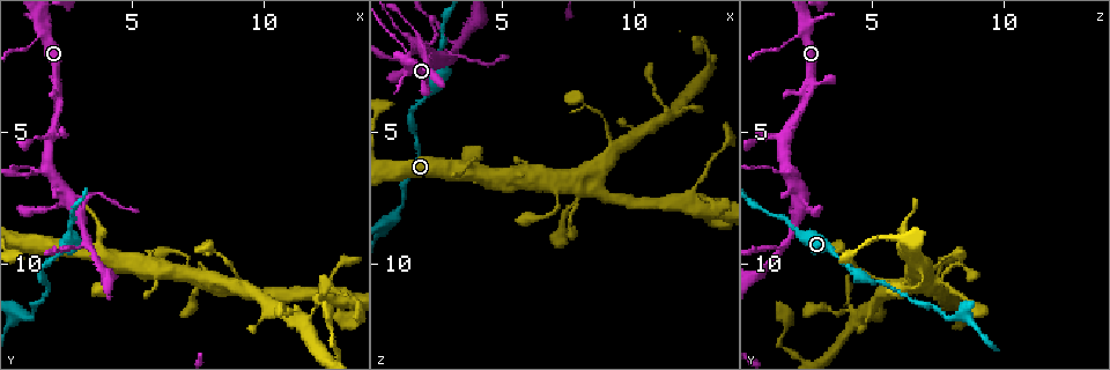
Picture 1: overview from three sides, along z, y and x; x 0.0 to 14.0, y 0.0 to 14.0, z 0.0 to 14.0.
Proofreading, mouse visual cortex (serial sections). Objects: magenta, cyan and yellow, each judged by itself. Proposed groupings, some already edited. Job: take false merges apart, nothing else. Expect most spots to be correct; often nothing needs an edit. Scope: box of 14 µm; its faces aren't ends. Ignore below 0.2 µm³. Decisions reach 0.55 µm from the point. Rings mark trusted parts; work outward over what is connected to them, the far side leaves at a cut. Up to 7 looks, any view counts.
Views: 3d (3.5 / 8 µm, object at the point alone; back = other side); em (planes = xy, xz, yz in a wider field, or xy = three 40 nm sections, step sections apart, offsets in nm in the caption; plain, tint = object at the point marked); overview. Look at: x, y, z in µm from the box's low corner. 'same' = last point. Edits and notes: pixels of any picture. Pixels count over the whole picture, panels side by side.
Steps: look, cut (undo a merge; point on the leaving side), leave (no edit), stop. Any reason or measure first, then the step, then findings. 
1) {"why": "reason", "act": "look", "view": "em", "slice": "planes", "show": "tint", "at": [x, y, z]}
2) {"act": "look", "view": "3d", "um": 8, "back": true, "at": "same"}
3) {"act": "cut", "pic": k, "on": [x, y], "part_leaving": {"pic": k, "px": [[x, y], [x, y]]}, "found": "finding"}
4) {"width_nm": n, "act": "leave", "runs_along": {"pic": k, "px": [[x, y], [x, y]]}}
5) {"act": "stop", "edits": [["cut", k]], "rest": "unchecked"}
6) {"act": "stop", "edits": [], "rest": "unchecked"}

{"act": "look", "view": "3d", "um": 3.5, "at": [1.7, 6.4, 2.0]}

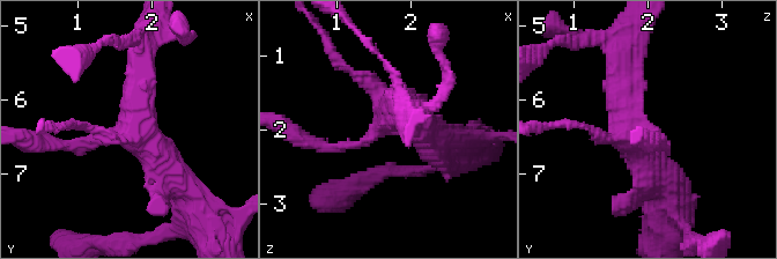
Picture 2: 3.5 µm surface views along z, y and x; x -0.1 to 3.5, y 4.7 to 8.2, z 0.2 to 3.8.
{"act": "leave", "runs_along": {"pic": 2, "px": [[619, 59], [628, 130], [664, 190]]}, "found": "one cell here"}

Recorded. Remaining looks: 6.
{"why": "branch point", "act": "look", "view": "3d", "um": 8, "at": [3.4, 9.2, 1.8]}

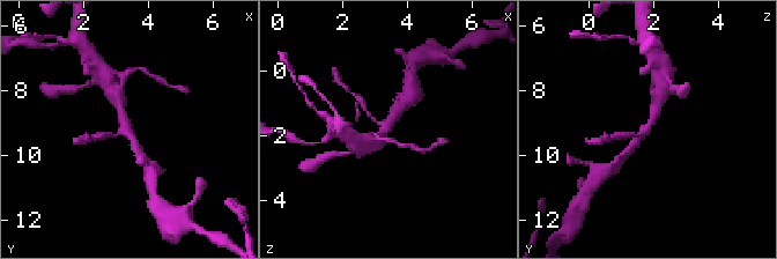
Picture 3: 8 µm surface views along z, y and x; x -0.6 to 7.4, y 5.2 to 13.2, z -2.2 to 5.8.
{"arms": 3, "arm_widths_nm": [150, 250, 300], "act": "look", "view": "em", "slice": "planes", "show": "tint", "at": [3.3, 9.3, 1.7]}

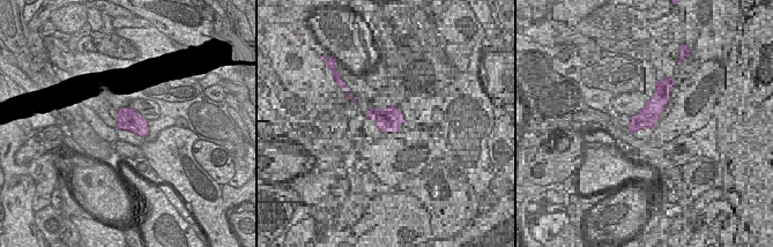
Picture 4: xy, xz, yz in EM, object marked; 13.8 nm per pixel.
{"width_nm": 320, "act": "leave", "runs_along": {"pic": 3, "px": [[659, 102], [649, 126], [626, 154]]}, "found": "one cell here"}

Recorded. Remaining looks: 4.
{"why": "calibre changes", "act": "look", "view": "3d", "um": 3.5, "at": [4.2, 10.3, 6.8]}

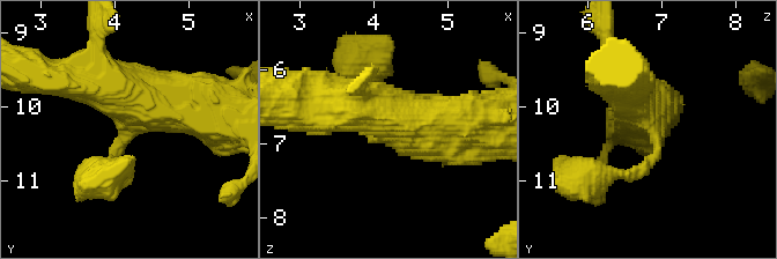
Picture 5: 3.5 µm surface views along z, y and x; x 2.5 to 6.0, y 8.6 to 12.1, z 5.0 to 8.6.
{"why": "need the tissue", "act": "look", "view": "em", "slice": "xy", "step": 5, "show": "tint", "at": [4.25, 10.20, 6.90]}

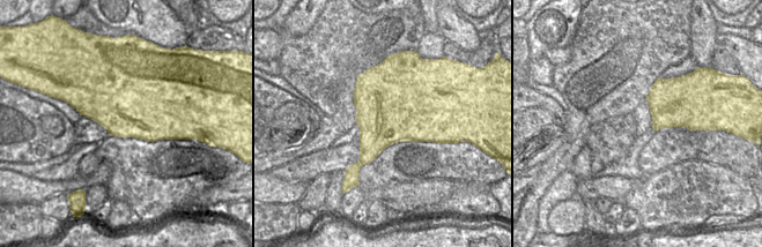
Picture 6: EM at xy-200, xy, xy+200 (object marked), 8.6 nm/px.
{"act": "leave", "runs_along": {"pic": 5, "px": [[68, 75], [217, 115]]}, "found": "one cell here"}

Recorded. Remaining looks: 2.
{"act": "stop", "edits": [], "rest": "unchecked"}

